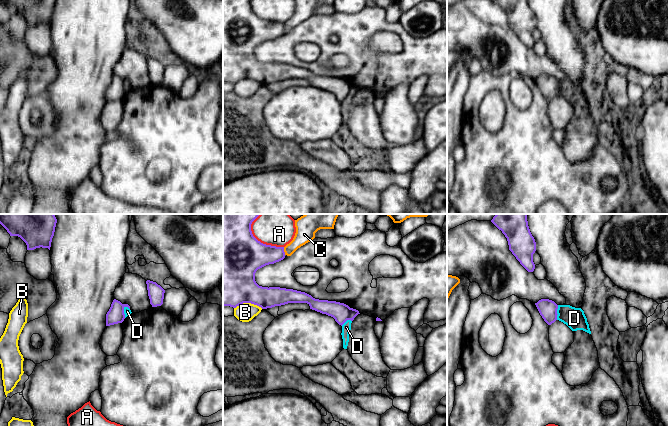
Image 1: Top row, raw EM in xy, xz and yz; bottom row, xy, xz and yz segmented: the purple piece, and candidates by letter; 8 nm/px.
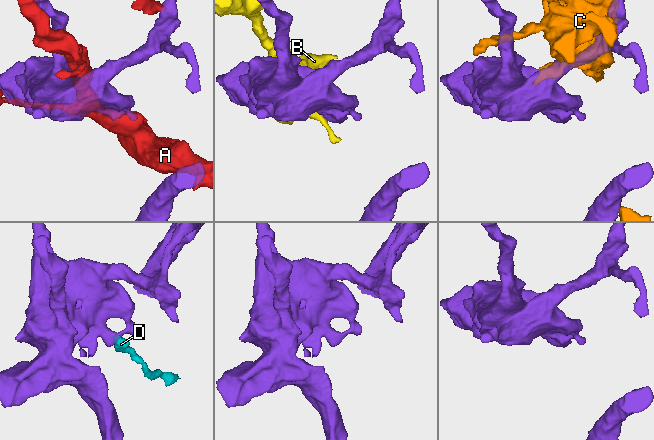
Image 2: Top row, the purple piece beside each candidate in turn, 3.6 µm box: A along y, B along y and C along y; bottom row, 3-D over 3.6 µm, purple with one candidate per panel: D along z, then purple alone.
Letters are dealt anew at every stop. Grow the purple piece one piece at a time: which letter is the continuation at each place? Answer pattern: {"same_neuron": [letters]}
{"same_neuron": []}

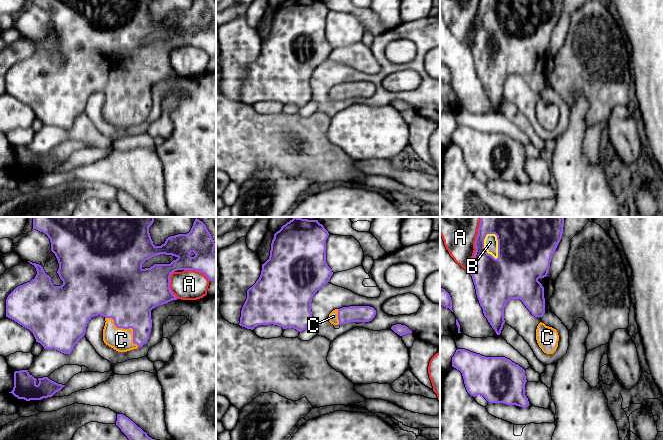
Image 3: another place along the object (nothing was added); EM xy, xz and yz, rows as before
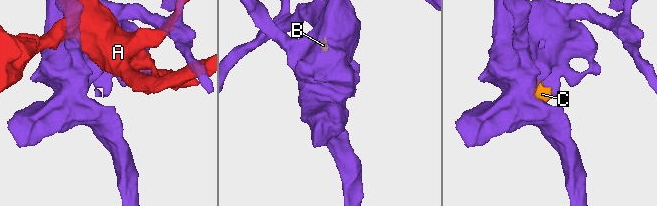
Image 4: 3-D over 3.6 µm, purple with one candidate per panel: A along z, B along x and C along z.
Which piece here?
{"same_neuron": ["B", "C"]}

